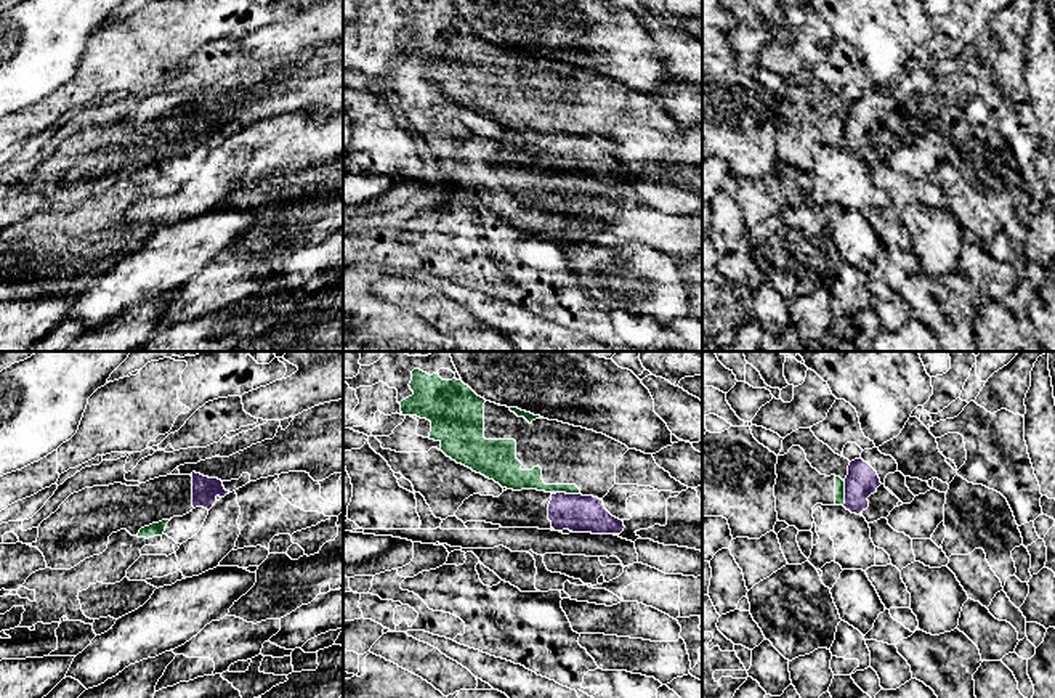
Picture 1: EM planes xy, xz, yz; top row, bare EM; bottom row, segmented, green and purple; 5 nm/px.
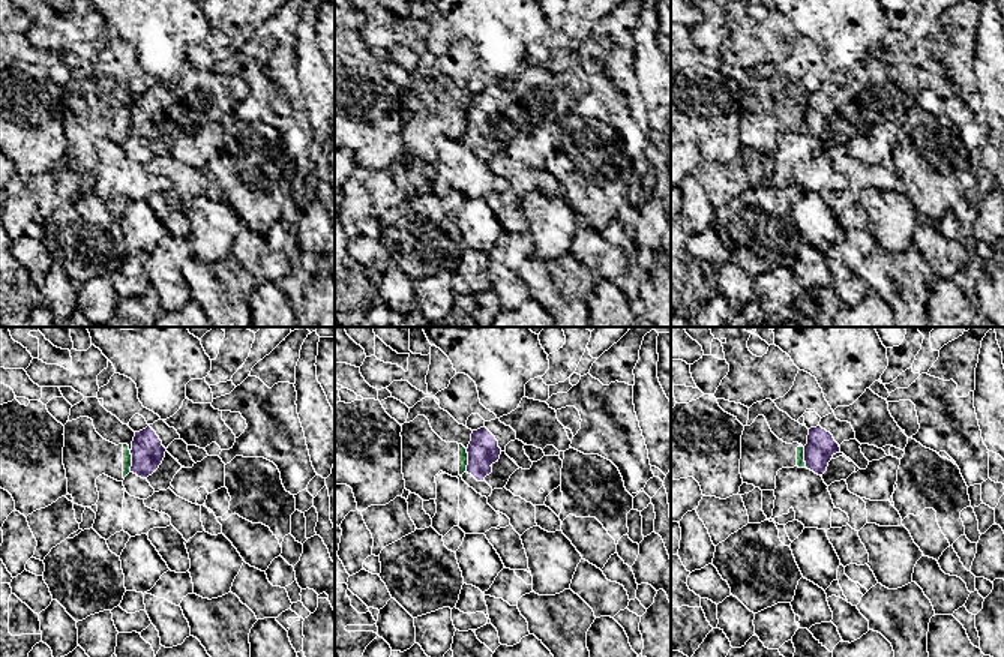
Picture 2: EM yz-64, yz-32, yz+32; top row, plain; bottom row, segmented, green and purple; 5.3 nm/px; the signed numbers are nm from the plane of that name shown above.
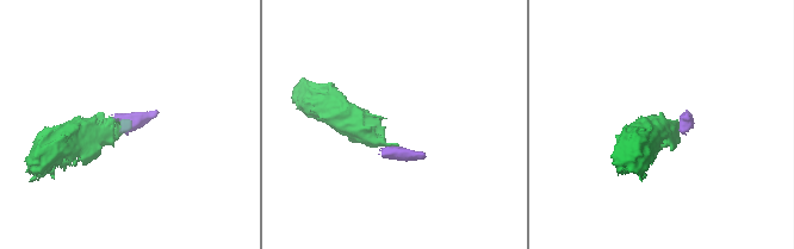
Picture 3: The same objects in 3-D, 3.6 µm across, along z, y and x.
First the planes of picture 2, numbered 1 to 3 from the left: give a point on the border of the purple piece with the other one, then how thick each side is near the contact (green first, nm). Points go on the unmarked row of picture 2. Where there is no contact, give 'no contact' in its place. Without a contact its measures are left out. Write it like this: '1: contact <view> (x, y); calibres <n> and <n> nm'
1: contact yz-64 (131, 125); calibres 50 and 180 nm
2: contact yz-32 (467, 125); calibres 50 and 170 nm
3: contact yz+32 (803, 120); calibres 50 and 160 nm

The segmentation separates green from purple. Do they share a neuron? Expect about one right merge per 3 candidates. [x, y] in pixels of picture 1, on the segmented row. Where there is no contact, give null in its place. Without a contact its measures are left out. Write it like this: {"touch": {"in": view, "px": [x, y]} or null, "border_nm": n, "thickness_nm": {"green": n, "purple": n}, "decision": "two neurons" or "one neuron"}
{"touch": {"in": "yz", "px": [844, 493]}, "border_nm": 130, "thickness_nm": {"green": 50, "purple": 160}, "decision": "two neurons"}

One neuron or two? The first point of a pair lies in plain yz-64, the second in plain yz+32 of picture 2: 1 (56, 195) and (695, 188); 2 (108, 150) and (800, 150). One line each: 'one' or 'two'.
1: two
2: one

